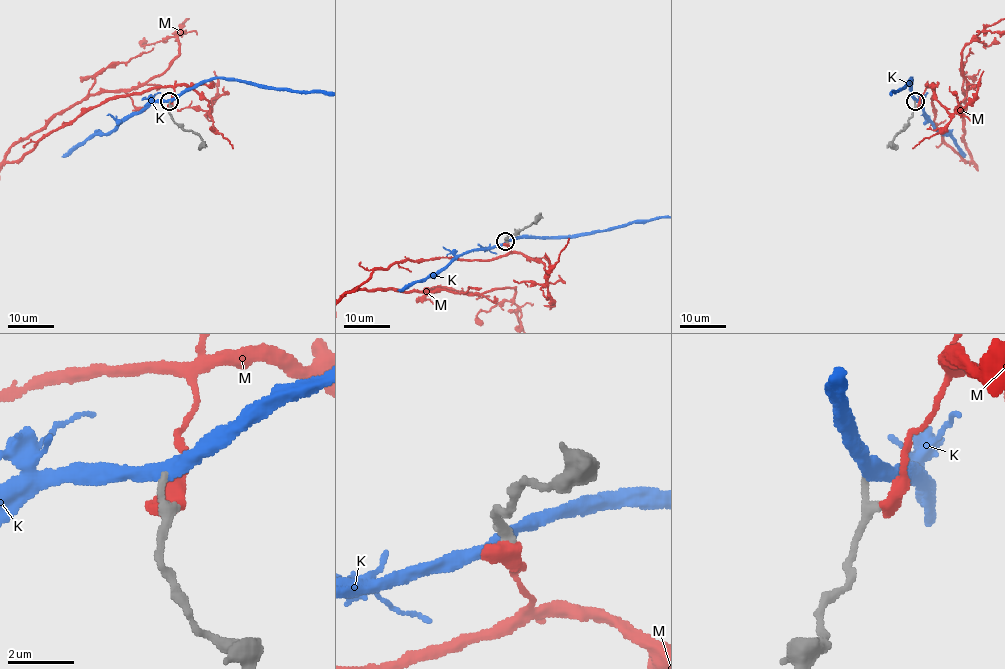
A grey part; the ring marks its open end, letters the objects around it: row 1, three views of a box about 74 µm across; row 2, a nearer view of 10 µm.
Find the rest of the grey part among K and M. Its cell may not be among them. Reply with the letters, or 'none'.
none

